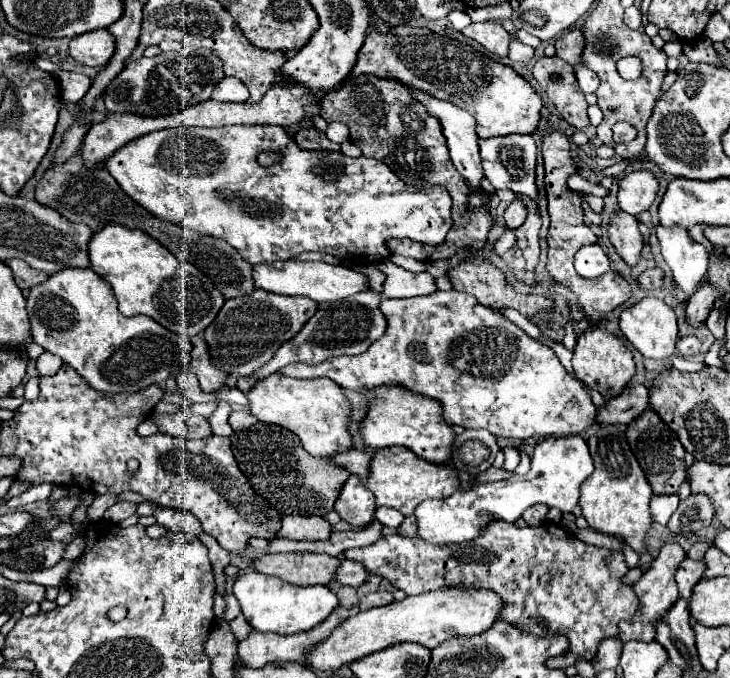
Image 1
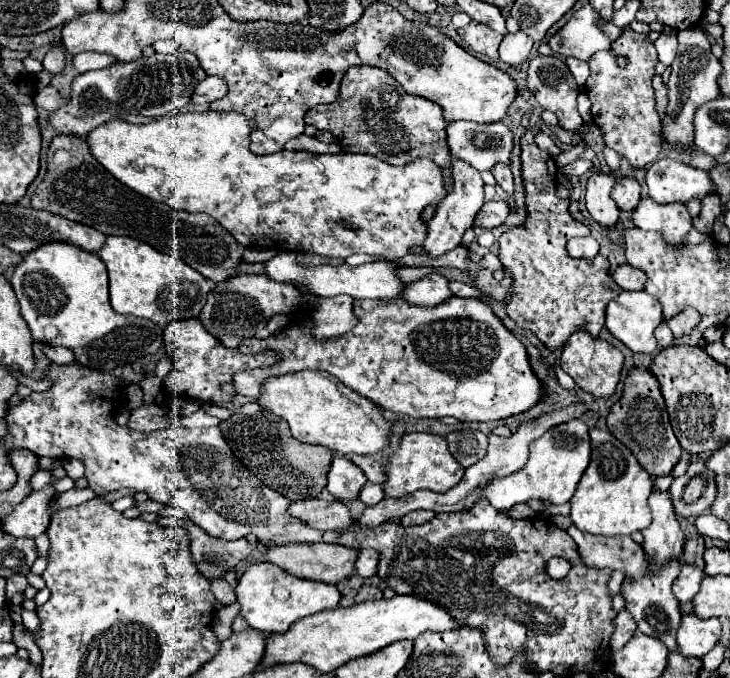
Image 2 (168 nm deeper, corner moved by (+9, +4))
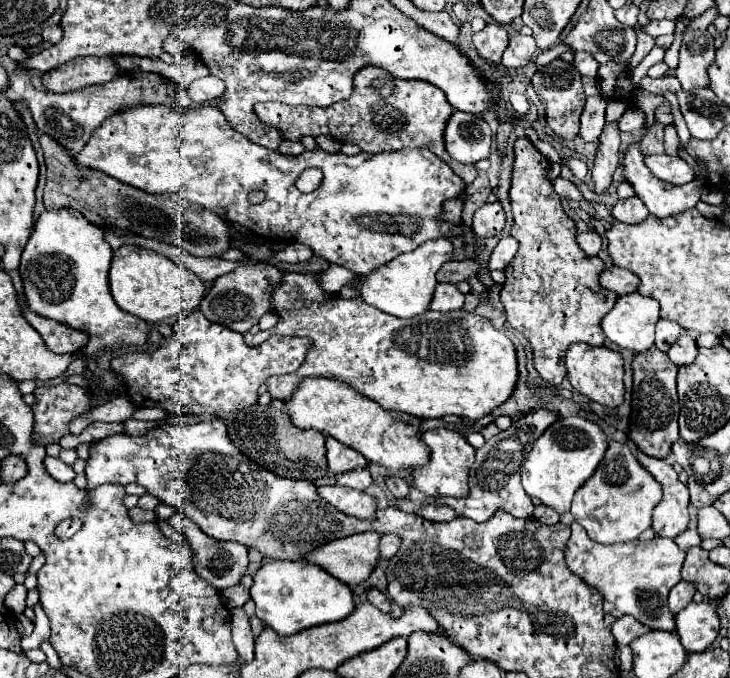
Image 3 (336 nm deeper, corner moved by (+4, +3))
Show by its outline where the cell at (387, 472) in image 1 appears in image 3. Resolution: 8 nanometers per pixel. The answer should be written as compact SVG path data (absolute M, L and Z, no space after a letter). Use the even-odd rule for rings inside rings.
M439 427L439 429L431 429L431 431L425 431L421 435L423 443L431 449L431 459L427 465L423 467L415 467L411 471L411 479L413 479L413 487L419 489L421 493L429 495L429 497L435 497L435 495L449 495L449 497L465 497L467 491L469 491L469 485L467 485L467 473L469 473L469 467L473 465L473 459L475 459L475 449L465 441L465 437L453 429L445 429L445 427Z

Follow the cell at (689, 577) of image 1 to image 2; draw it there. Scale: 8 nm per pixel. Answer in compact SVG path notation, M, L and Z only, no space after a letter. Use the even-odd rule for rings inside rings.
M684 564L680 576L678 576L678 578L674 580L674 584L672 584L672 592L674 592L674 596L678 598L680 604L690 602L690 600L698 594L702 576L704 576L704 574L702 574L696 566L688 566L688 564Z

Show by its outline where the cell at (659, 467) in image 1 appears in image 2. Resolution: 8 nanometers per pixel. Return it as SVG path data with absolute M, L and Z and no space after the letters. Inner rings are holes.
M632 368L626 382L624 382L624 396L612 406L608 414L608 430L630 448L630 452L638 458L638 462L652 474L652 476L664 476L670 474L674 464L680 460L682 446L678 444L666 404L658 386L658 380L650 374L648 368Z

